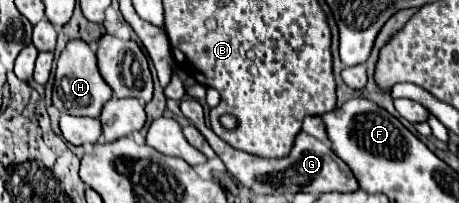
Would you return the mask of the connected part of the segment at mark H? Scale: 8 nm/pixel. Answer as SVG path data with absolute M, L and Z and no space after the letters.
M71 40L57 60L57 74L55 74L55 86L53 86L53 106L59 112L71 114L71 116L97 118L101 108L105 106L105 102L111 96L113 96L111 88L103 82L103 78L97 70L95 52L91 52L91 48L85 42Z

